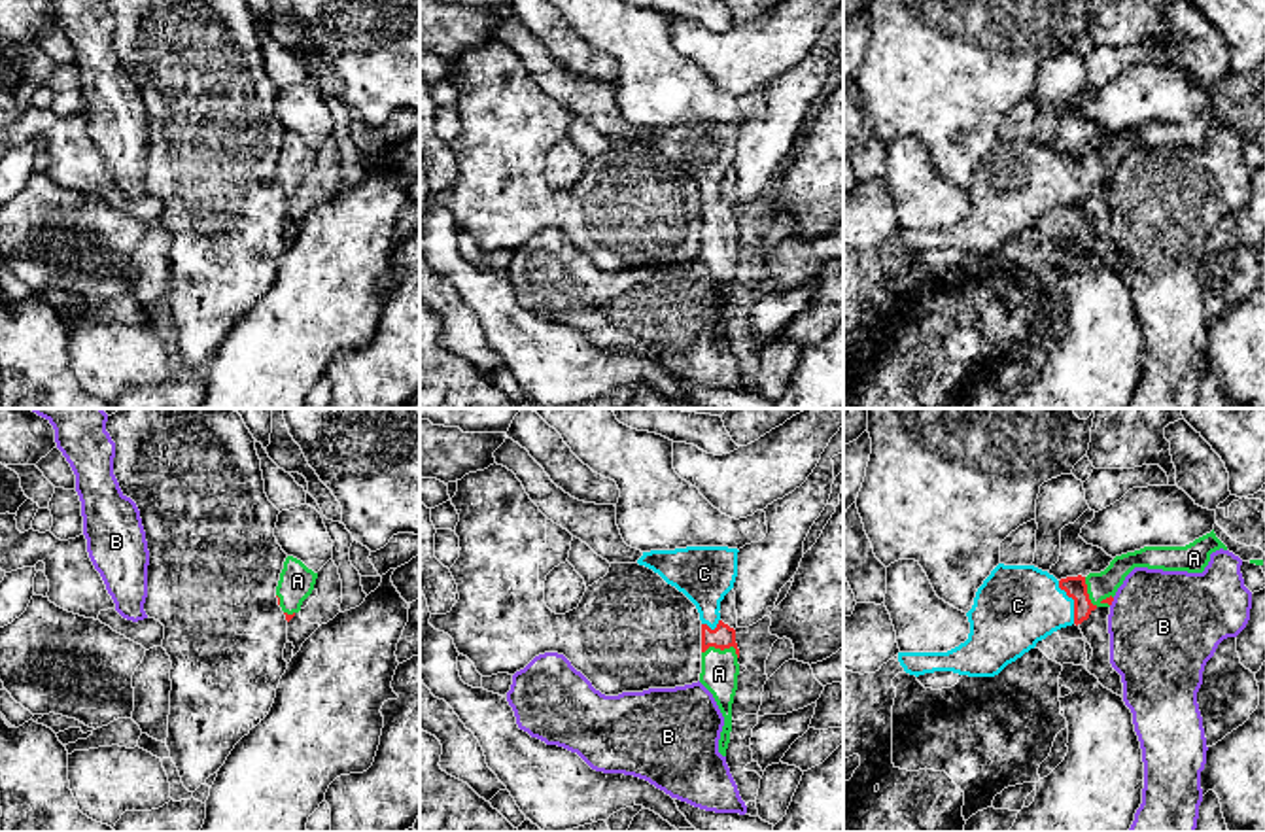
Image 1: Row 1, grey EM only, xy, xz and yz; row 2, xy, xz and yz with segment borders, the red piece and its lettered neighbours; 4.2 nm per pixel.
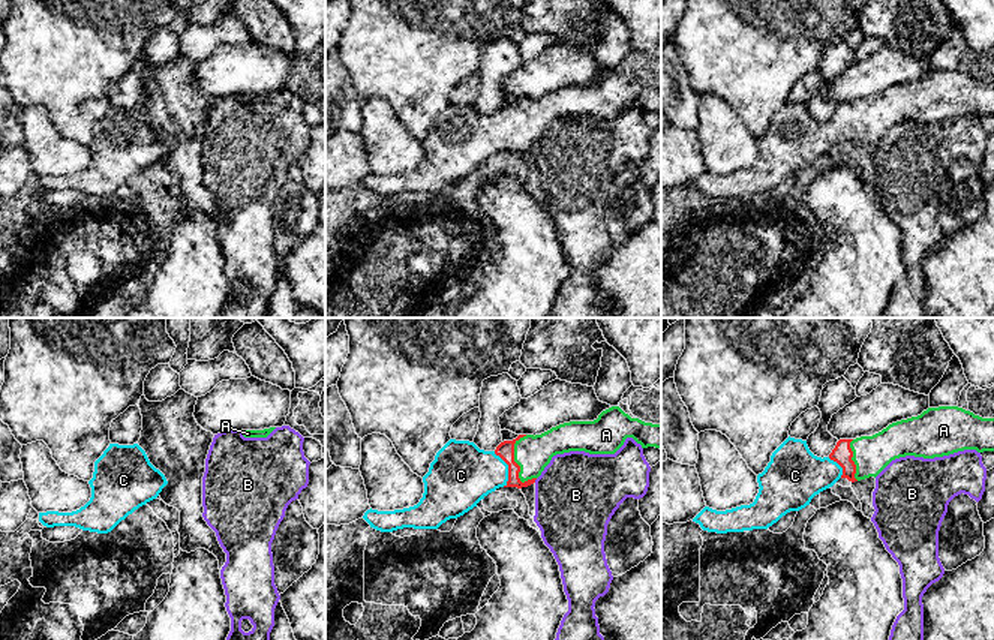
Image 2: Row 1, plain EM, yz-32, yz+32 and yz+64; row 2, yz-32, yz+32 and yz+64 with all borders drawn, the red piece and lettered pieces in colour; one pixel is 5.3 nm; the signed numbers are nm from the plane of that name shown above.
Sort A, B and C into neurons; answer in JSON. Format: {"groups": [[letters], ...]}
{"groups": [["A", "C"], ["B"]]}

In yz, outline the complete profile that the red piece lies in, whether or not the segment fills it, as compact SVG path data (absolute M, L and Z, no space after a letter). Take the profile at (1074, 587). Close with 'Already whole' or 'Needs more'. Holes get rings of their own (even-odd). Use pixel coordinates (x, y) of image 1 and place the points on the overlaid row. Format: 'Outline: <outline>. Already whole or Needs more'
Outline: M1212 529L1186 546L1144 546L1116 556L1100 573L1066 577L1061 581L1034 565L998 563L978 588L974 605L966 613L970 633L964 643L947 652L898 652L898 662L906 673L915 677L934 671L995 677L1053 632L1082 624L1097 607L1110 607L1118 588L1135 567L1203 573L1210 562L1210 554L1220 548L1227 550Z. Needs more

